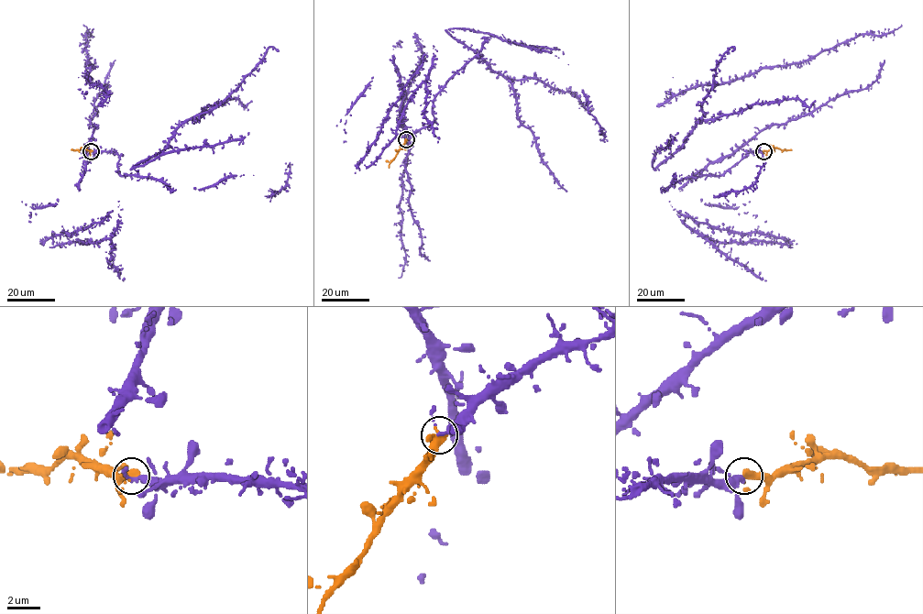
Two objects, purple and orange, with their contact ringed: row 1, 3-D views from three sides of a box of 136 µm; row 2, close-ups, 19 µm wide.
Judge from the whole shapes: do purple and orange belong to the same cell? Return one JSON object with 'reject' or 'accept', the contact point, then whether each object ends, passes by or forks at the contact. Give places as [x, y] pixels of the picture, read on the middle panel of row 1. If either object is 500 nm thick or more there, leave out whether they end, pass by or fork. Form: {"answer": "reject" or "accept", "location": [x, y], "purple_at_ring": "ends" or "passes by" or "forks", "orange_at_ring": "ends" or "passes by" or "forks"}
{"answer": "accept", "location": [406, 139], "purple_at_ring": "passes by", "orange_at_ring": "passes by"}

